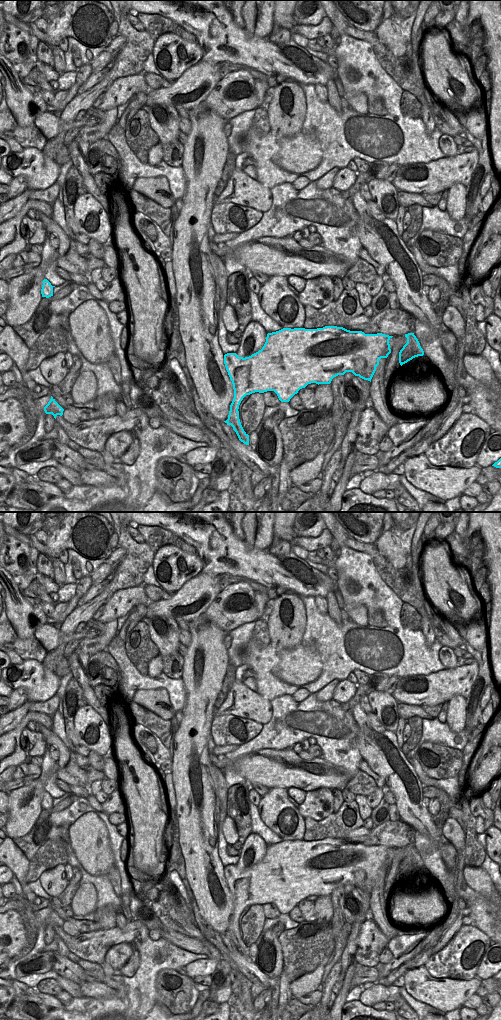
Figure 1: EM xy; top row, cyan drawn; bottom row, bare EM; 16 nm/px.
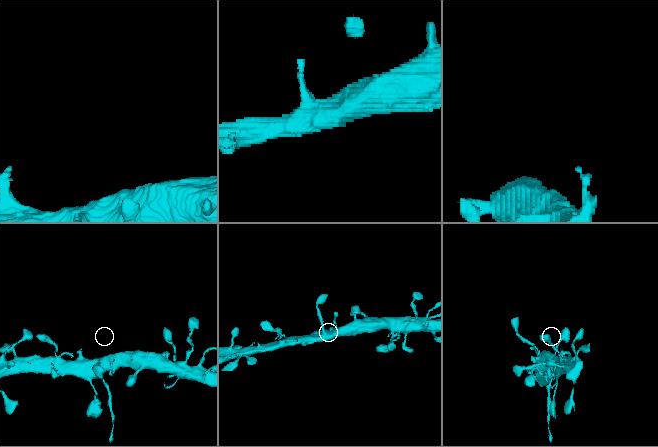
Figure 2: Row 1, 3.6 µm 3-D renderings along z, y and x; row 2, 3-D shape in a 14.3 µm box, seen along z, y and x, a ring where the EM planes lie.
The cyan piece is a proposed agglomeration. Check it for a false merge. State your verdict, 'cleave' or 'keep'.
cleave

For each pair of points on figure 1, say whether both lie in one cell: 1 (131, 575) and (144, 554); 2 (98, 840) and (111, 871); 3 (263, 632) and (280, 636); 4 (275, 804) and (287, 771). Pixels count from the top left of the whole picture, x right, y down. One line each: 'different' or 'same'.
1: same
2: same
3: different
4: different

